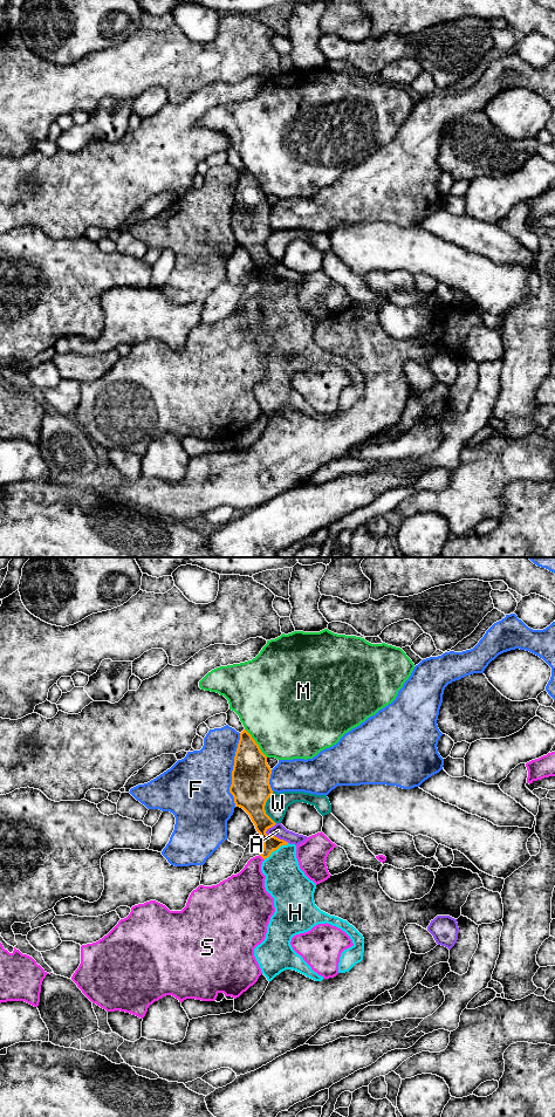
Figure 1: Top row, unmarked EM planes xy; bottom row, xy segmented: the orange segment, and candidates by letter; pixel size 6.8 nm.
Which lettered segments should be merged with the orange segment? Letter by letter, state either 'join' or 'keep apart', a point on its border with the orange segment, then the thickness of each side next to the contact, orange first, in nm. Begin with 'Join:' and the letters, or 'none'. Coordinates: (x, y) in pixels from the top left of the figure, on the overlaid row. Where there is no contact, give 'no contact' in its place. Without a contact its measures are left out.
Join: H
A: keep apart; meets orange in xy at (274, 836); 140 nm thick on the orange side, 90 nm on the other
F: keep apart; meets orange in xy at (233, 769); 260 nm thick on the orange side, 400 nm on the other
H: join; meets orange in xy at (276, 849); 120 nm thick on the orange side, 280 nm on the other
M: keep apart; meets orange in xy at (255, 742); 260 nm thick on the orange side, 500 nm on the other
S: keep apart; meets orange in xy at (261, 856); 120 nm thick on the orange side, 260 nm on the other
W: keep apart; meets orange in xy at (264, 808); 260 nm thick on the orange side, 150 nm on the other

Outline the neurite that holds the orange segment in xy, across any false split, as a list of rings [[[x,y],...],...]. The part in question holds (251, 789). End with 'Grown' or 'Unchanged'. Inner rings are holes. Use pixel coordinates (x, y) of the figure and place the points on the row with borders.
[[[244,729],[240,733],[240,740],[234,756],[229,793],[234,797],[235,806],[242,808],[249,815],[256,831],[260,834],[260,840],[263,843],[260,856],[265,859],[261,864],[261,871],[266,876],[266,891],[274,898],[275,907],[275,912],[270,917],[267,926],[266,938],[254,948],[254,957],[268,981],[272,981],[286,969],[296,971],[315,981],[322,981],[323,976],[314,972],[303,958],[293,950],[290,945],[292,938],[310,931],[318,924],[326,923],[344,931],[354,945],[341,953],[338,973],[349,972],[356,964],[363,960],[364,938],[347,920],[330,916],[315,905],[314,892],[316,884],[300,869],[296,858],[296,845],[266,834],[269,828],[276,824],[265,810],[266,802],[273,794],[269,784],[270,774],[272,769],[267,763],[267,756],[261,752],[252,735]]]. Grown

